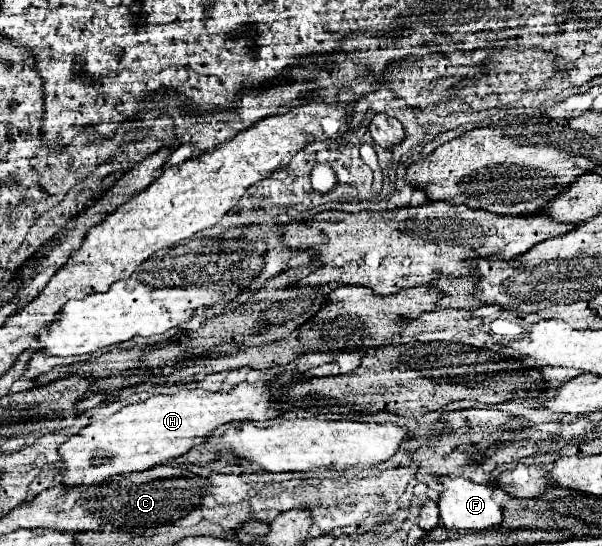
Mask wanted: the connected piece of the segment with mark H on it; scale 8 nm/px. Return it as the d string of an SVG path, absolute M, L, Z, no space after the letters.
M239 383L227 393L191 389L175 395L153 395L147 401L127 405L115 415L83 427L59 447L59 457L65 465L61 469L61 483L95 485L113 477L125 477L133 471L145 471L187 453L223 423L273 419L279 411L271 407L273 401L267 385L269 383Z

